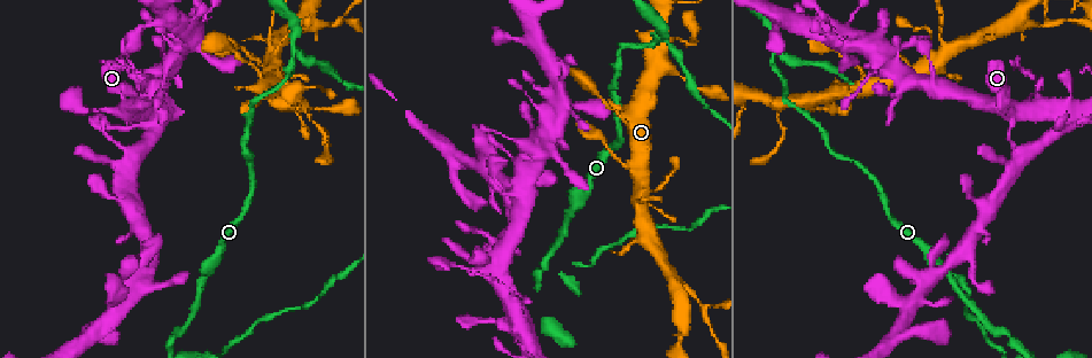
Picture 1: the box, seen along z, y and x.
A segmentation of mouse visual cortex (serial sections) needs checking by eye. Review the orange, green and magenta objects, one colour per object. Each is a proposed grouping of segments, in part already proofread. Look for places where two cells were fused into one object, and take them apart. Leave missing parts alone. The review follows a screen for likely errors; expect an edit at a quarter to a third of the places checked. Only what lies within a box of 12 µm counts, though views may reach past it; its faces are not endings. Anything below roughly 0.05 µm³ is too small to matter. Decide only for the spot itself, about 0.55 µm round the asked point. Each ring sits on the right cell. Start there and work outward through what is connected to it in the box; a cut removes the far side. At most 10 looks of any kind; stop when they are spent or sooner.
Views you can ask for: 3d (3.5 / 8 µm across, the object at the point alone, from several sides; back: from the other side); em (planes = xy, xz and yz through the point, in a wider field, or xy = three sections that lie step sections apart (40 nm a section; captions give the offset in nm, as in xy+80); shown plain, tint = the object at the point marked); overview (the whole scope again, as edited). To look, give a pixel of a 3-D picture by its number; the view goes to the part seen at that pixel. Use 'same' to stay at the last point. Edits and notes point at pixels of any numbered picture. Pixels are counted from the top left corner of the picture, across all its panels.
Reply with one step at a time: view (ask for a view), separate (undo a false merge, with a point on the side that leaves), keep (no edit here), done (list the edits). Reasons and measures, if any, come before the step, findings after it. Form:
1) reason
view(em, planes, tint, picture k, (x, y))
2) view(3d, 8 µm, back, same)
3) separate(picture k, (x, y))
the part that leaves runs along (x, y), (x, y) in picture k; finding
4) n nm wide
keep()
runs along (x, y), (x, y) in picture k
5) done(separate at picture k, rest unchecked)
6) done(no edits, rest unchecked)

sharp bend
view(3d, 3.5 µm, picture 1, (783, 137))

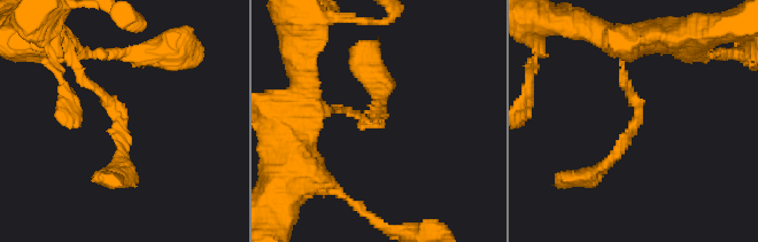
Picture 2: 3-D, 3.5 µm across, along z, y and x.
arms of 100, 200 nm
view(em, xy, step 2, tint, picture 2, (637, 118))

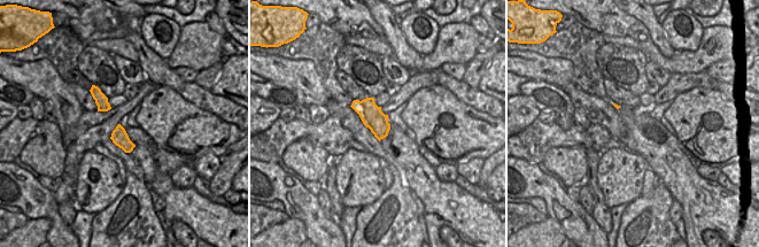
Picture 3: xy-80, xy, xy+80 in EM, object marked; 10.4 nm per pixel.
240 nm wide
keep()
runs along (74, 63), (120, 119), (120, 176) in picture 2; all the same cell

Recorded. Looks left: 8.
calibre changes
view(3d, 3.5 µm, picture 1, (296, 53))

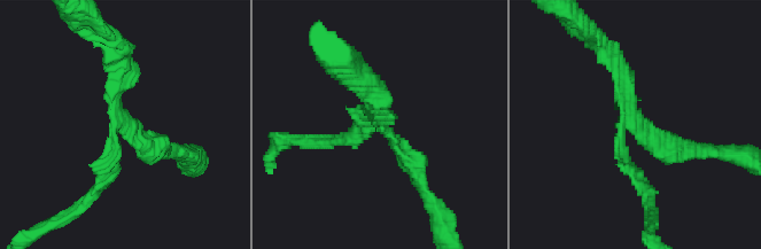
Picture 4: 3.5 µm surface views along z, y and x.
3 arms; arms of 150, 250, 300 nm; need the tissue
view(em, xy, step 3, tint, picture 4, (630, 124))

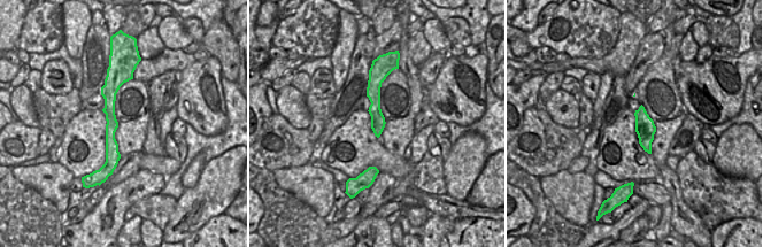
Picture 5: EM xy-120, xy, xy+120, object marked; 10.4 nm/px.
cut it another way
view(em, planes, tint, same)

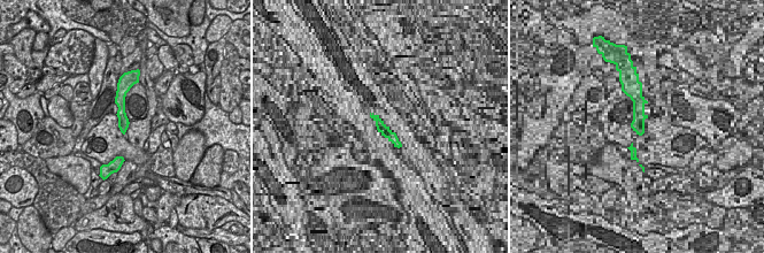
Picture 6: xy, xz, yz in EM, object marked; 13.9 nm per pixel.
separate(picture 4, (398, 145))
the part that leaves runs along (115, 142), (118, 44) in picture 4; two cells meet here

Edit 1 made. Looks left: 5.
view(overview)

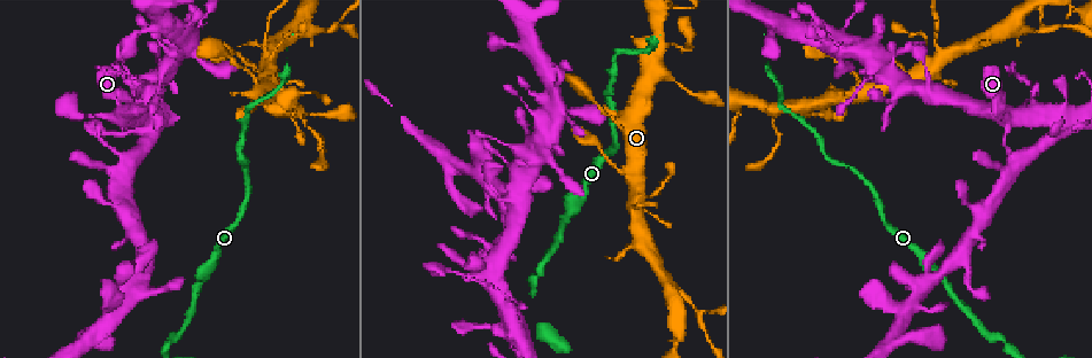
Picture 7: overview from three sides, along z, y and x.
thin arm on a thick one
view(3d, 8 µm, picture 7, (268, 60))

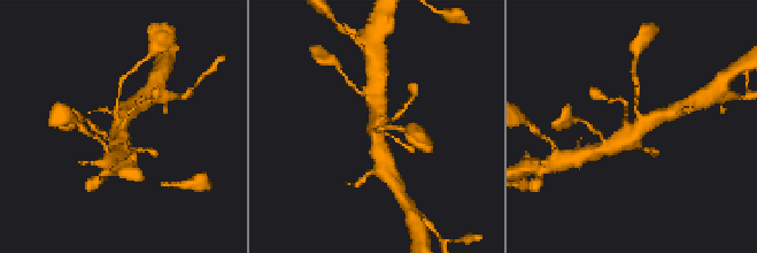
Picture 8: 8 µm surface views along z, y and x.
shape alone is not enough
view(em, xy, step 5, tint, picture 8, (121, 126))

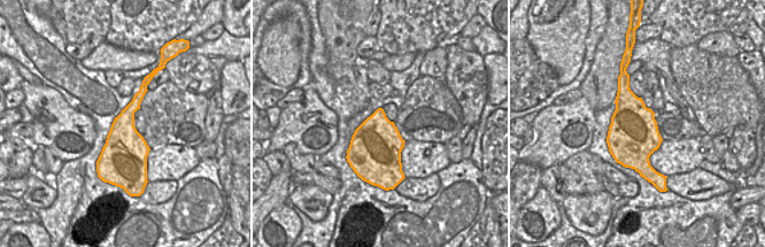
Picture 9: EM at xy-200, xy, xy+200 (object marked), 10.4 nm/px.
keep()
runs along (602, 150), (630, 139), (657, 119) in picture 8; all the same cell

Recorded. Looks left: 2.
side arm on a straight run
view(3d, 3.5 µm, picture 7, (1043, 28))

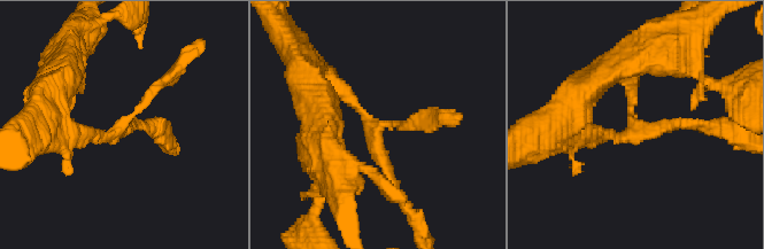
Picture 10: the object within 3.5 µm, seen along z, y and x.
need the tissue
view(em, xy, step 3, tint, picture 10, (635, 129))

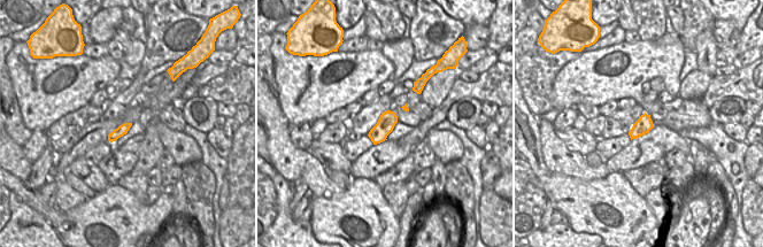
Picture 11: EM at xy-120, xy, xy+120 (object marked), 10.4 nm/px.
arms of 150, 150, 250 nm
keep()
runs along (321, 72), (373, 129), (399, 196) in picture 10; all the same cell

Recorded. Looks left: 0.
done(separate at picture 4, rest unchecked)

